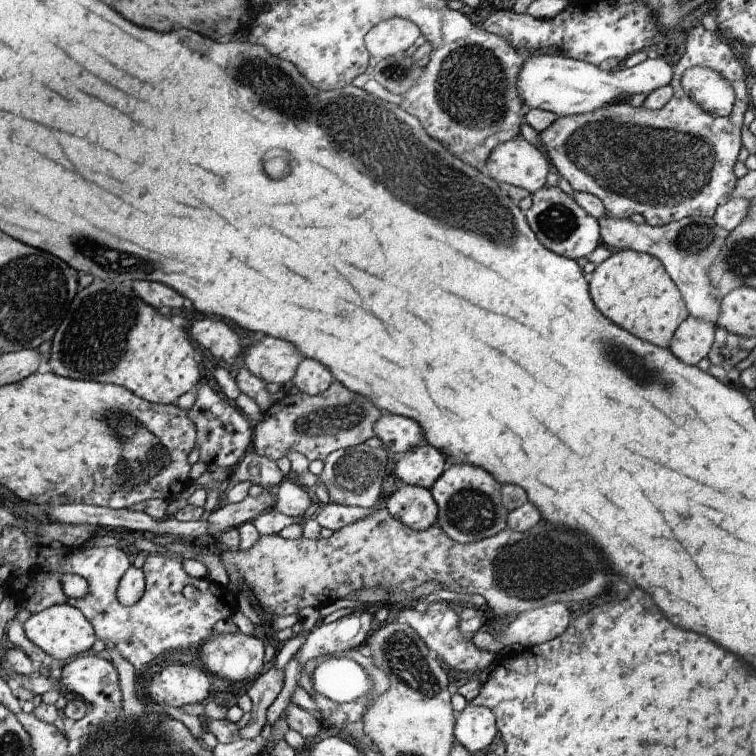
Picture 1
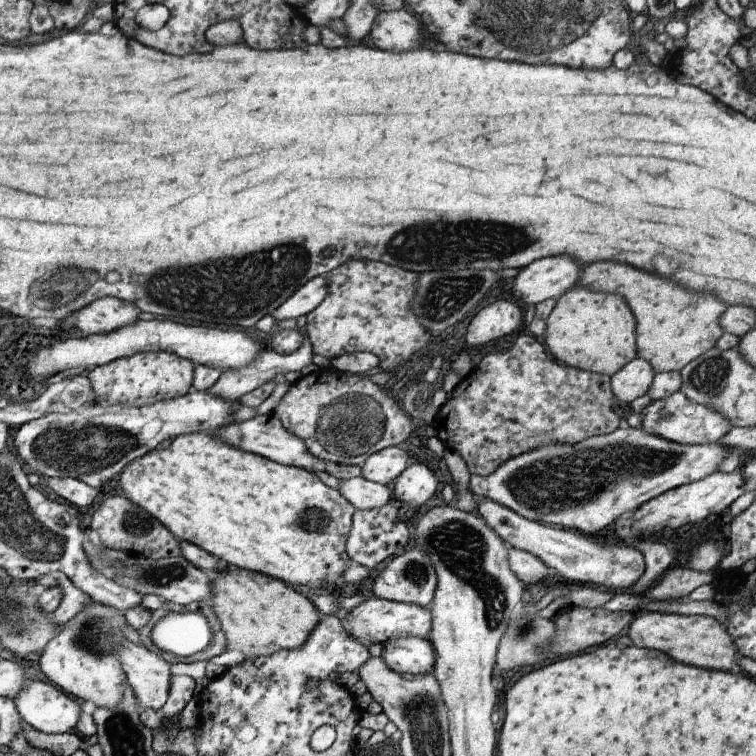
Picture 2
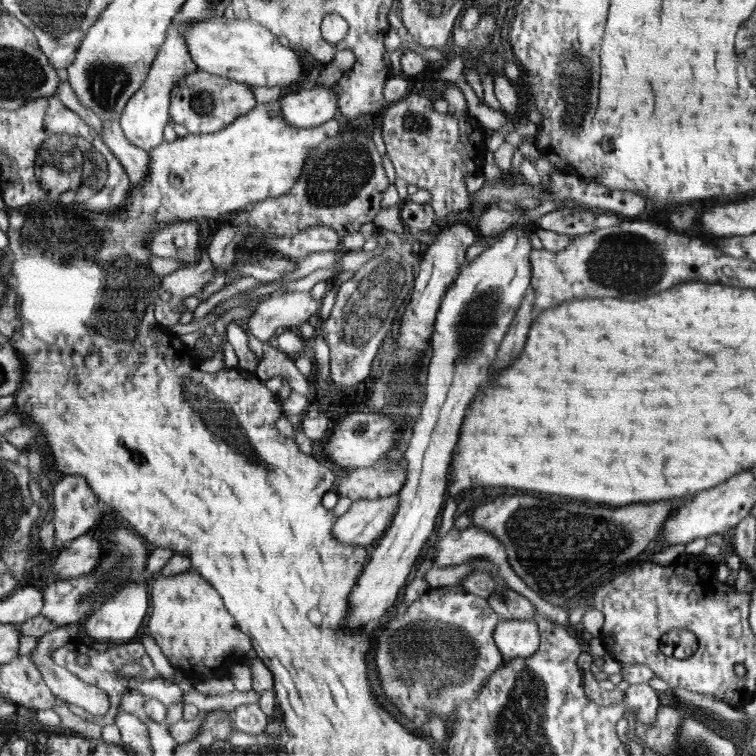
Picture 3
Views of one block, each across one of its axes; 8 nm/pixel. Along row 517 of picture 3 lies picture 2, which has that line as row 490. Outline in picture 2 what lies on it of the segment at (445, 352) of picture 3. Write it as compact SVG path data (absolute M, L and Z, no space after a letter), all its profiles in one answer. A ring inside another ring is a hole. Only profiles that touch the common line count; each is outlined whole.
M414 464L391 488L395 502L403 509L422 506L438 492L438 478L424 464Z

